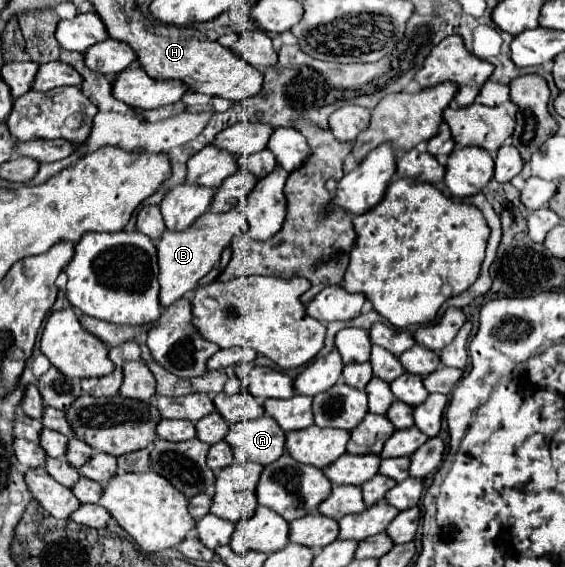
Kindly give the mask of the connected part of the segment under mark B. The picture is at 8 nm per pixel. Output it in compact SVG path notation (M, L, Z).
M231 209L219 215L213 211L207 211L185 231L165 231L157 245L161 305L169 307L177 299L193 291L199 279L205 277L215 267L215 263L221 259L221 253L225 247L231 245L231 239L245 231L247 231L247 219L239 209Z

